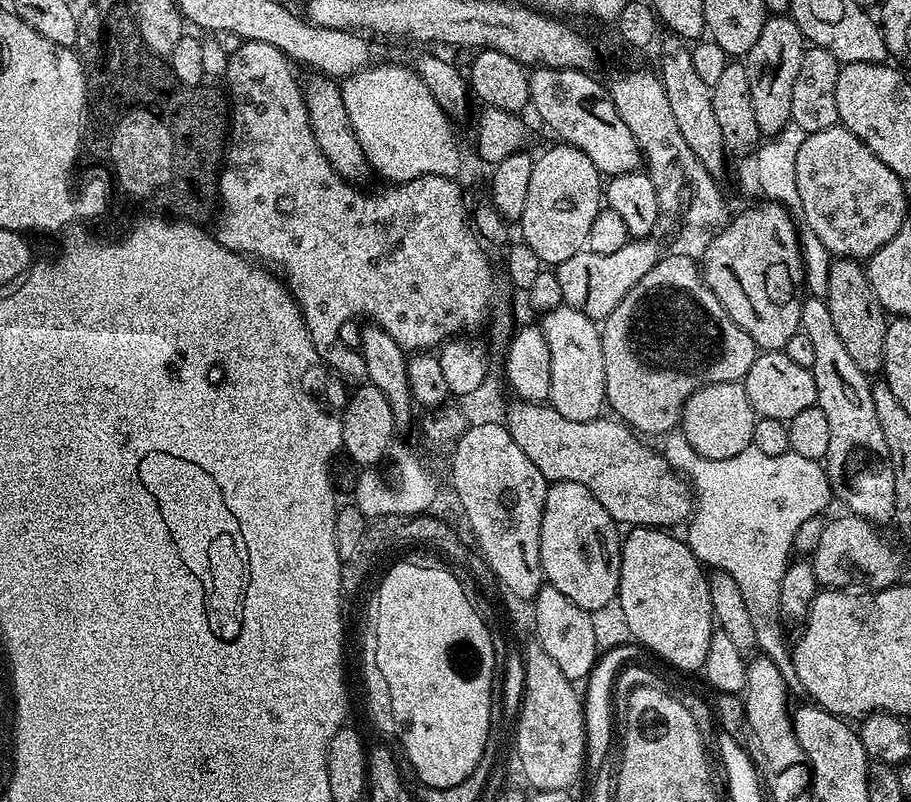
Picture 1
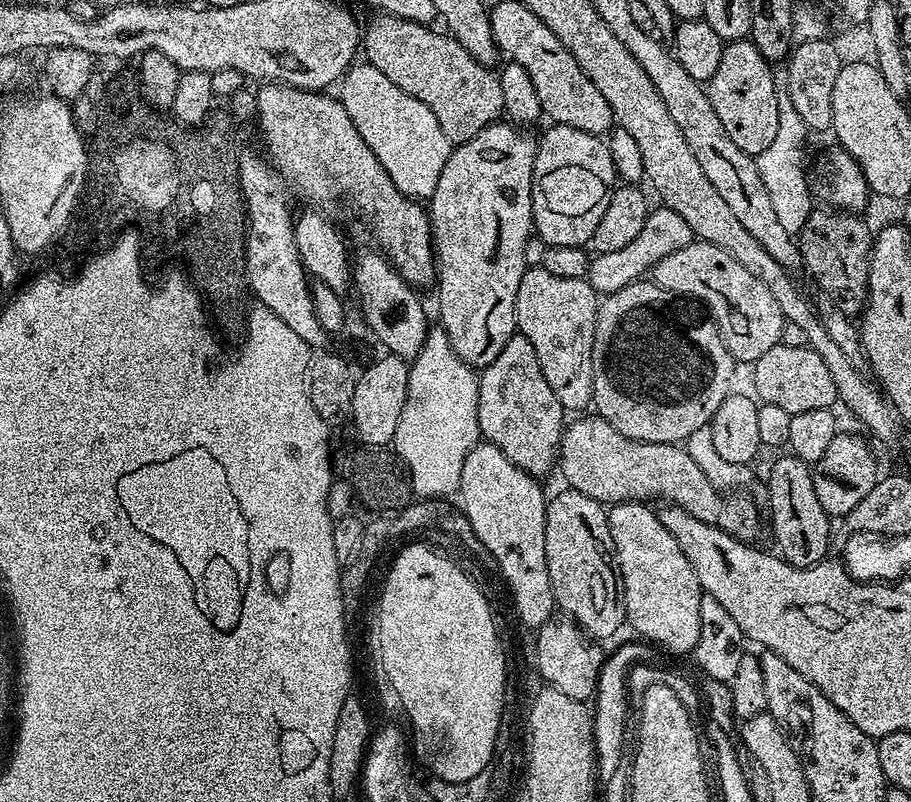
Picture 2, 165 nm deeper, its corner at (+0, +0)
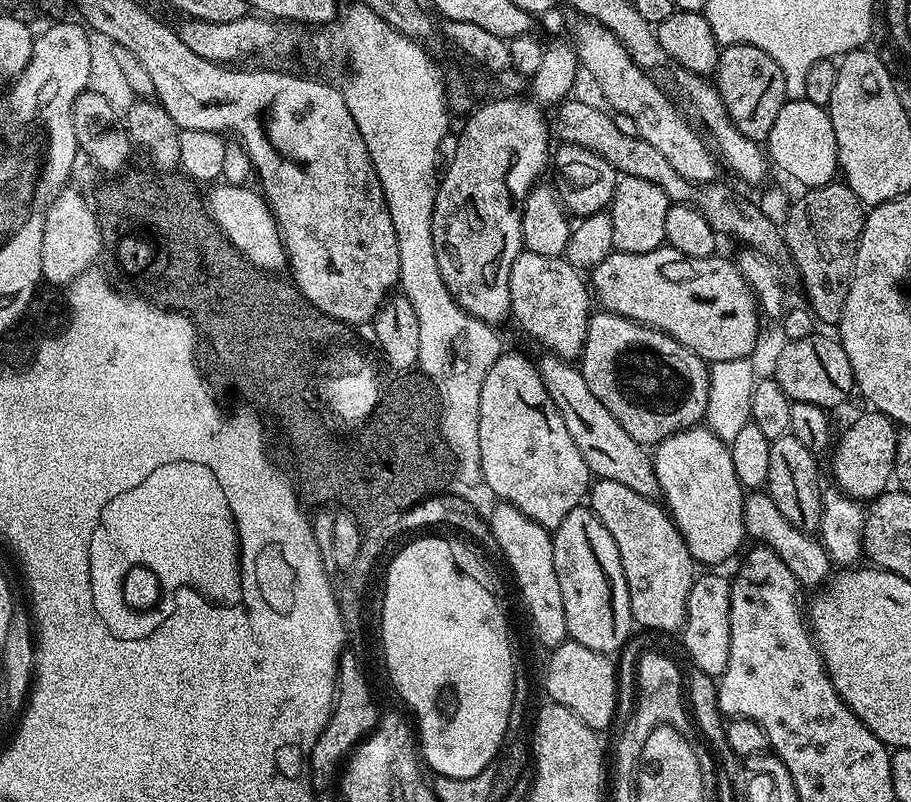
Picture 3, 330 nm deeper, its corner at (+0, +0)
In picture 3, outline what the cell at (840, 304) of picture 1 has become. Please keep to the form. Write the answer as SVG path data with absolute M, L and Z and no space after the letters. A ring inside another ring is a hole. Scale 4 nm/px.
M833 182L822 186L821 188L809 188L801 191L801 196L791 201L788 205L788 217L783 222L782 231L784 233L784 245L788 248L788 254L791 263L797 264L800 267L800 280L804 283L804 292L808 295L808 301L806 301L807 307L810 309L813 317L817 321L820 320L824 324L832 324L832 326L839 325L840 319L842 318L842 310L846 306L846 294L850 290L850 282L852 281L852 271L856 265L856 244L860 241L860 235L864 229L864 217L866 215L865 205L860 203L859 198L854 194L854 190L850 190L847 184L843 182Z

